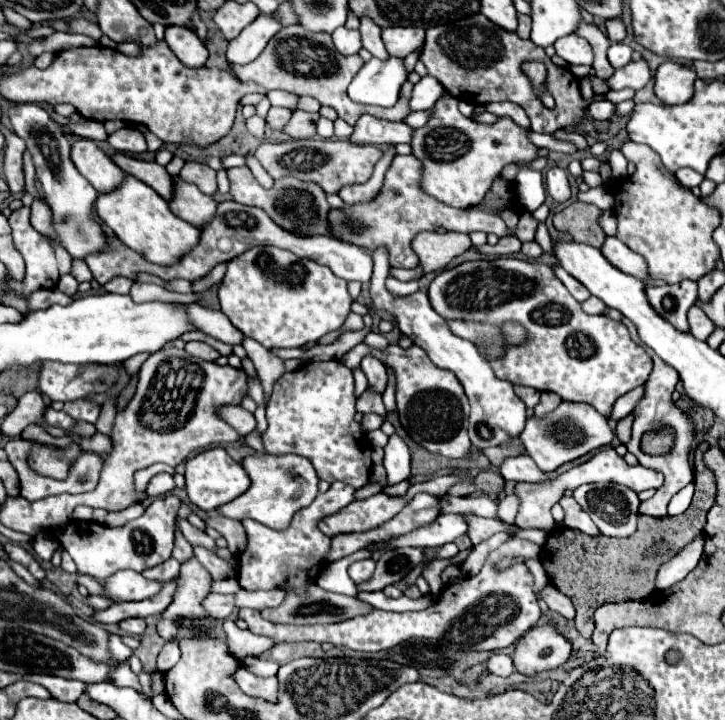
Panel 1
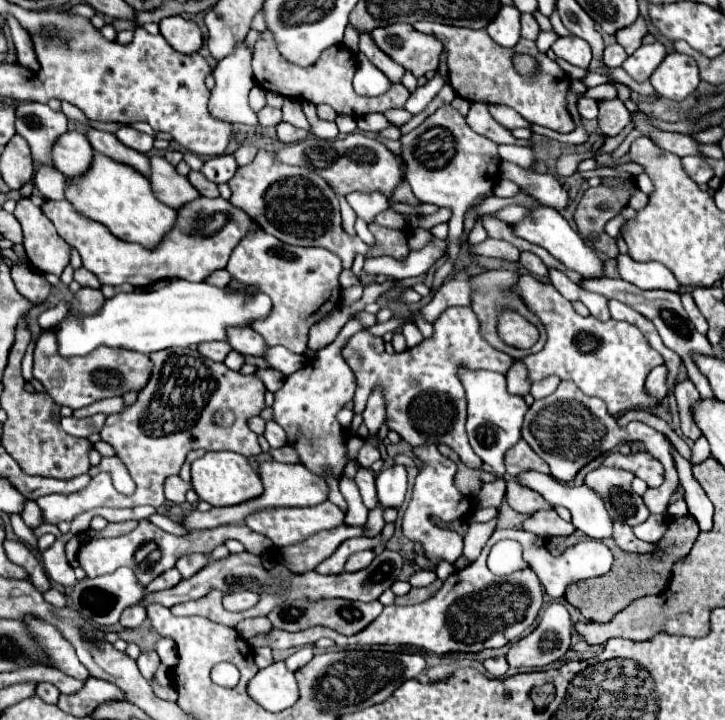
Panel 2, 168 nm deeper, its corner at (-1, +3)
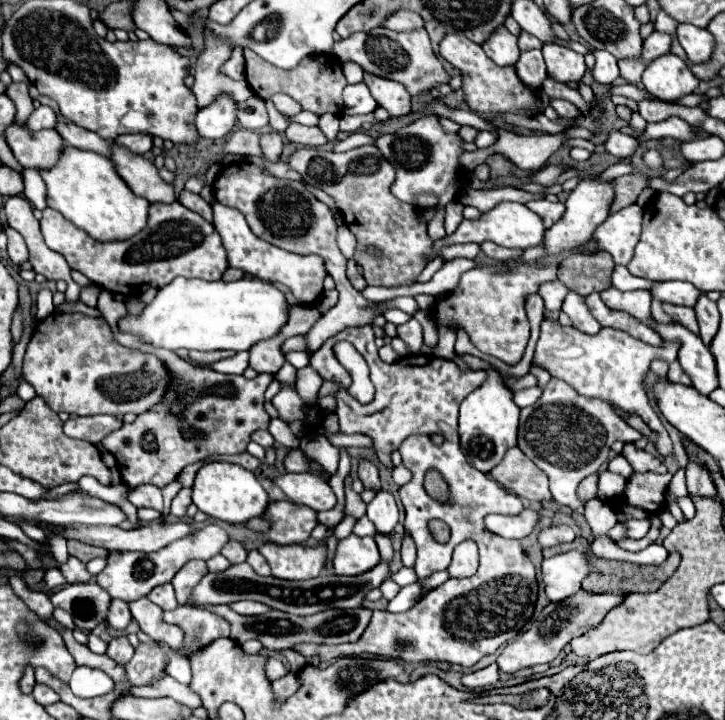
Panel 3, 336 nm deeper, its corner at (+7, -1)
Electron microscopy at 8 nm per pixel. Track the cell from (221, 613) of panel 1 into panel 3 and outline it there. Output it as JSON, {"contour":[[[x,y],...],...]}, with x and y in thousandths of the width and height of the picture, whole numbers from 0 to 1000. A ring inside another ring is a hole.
{"contour":[[[326,836],[326,839],[317,839],[317,844],[328,853],[367,853],[367,850],[372,850],[370,842],[356,839],[356,836]]]}

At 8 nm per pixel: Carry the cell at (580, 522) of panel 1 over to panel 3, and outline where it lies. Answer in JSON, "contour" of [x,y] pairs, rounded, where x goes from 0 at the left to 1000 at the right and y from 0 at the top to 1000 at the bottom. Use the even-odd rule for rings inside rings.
{"contour":[[[833,653],[828,658],[828,667],[825,667],[825,694],[836,697],[841,692],[850,692],[858,686],[858,678],[861,678],[863,667],[855,661],[855,658],[847,658],[841,653]]]}

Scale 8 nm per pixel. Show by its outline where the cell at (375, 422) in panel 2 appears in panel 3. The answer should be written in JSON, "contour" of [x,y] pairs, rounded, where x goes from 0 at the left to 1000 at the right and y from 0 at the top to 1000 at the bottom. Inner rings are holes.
{"contour":[[[499,639],[497,650],[494,650],[494,664],[499,667],[505,681],[516,681],[524,683],[524,664],[521,664],[521,650],[516,642],[510,639]]]}

